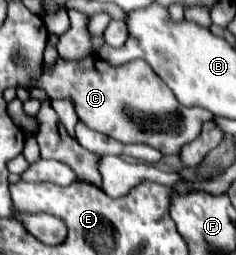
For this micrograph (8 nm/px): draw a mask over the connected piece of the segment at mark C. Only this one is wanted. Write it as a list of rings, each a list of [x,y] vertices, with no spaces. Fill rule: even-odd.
[[[91,55],[89,59],[85,59],[85,61],[91,61],[89,65],[83,65],[83,61],[79,61],[81,65],[79,67],[71,67],[69,71],[65,71],[65,61],[63,59],[57,59],[57,63],[53,65],[53,69],[43,69],[43,75],[33,83],[33,87],[41,87],[51,99],[71,99],[73,103],[75,103],[75,111],[77,111],[77,115],[79,115],[79,119],[89,127],[89,129],[95,129],[95,131],[99,131],[99,133],[103,133],[103,135],[109,135],[109,137],[113,137],[113,139],[117,139],[117,141],[121,141],[121,143],[147,143],[147,145],[151,145],[151,147],[155,147],[155,149],[159,149],[163,155],[167,155],[167,153],[171,153],[171,155],[177,155],[179,153],[179,149],[181,149],[181,145],[183,143],[191,143],[197,135],[199,135],[199,131],[201,131],[201,123],[205,123],[205,121],[209,121],[213,115],[209,113],[209,111],[203,111],[203,109],[199,109],[199,107],[183,107],[177,99],[175,99],[175,95],[173,95],[173,91],[159,79],[159,75],[155,75],[155,71],[151,71],[151,67],[147,67],[147,63],[143,61],[143,59],[135,59],[135,61],[131,61],[131,65],[119,65],[119,67],[113,67],[113,65],[105,65],[101,59],[97,59],[95,55]]]

